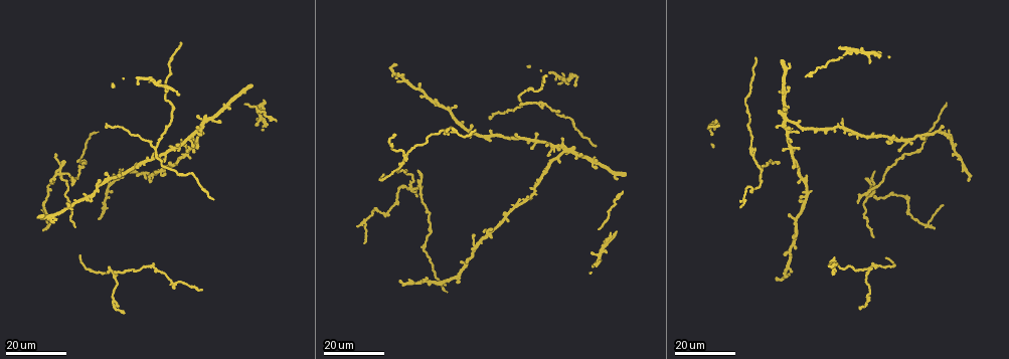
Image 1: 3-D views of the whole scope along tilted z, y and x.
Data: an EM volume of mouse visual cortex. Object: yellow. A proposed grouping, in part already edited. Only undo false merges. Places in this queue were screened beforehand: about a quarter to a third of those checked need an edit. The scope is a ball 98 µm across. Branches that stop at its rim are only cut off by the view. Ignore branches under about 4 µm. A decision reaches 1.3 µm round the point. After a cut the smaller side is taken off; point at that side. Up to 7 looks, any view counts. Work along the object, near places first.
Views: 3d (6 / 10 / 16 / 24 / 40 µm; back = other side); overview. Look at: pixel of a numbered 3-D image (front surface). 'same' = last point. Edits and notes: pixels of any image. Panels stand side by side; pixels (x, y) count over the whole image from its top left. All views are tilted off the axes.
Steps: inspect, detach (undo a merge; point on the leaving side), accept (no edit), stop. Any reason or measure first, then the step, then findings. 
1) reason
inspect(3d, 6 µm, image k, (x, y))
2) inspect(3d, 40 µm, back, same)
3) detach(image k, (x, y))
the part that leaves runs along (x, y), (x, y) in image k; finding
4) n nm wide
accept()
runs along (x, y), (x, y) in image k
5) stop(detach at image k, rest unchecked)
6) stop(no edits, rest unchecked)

three arms meet
inspect(3d, 24 µm, image 1, (521, 105))

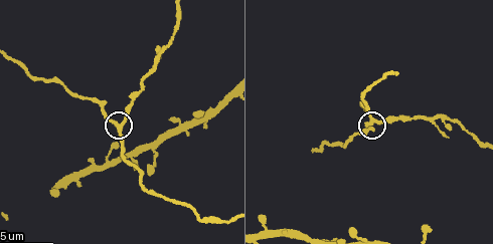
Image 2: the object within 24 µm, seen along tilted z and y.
closer look
inspect(3d, 10 µm, image 2, (371, 120))

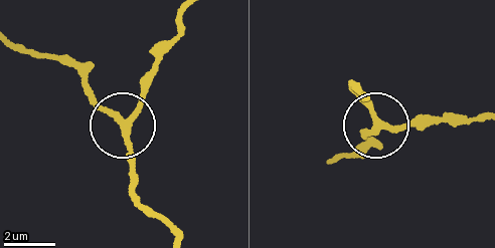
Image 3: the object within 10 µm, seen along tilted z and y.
inspect(3d, 10 µm, back, image 3, (376, 124))

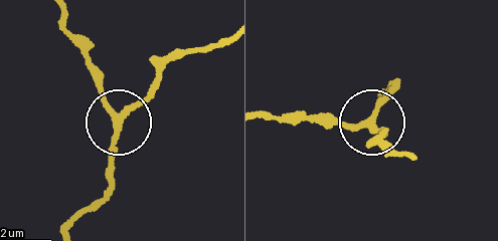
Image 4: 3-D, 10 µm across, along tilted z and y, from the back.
accept()
continuous, no second neuron

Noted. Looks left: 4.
a fork
inspect(3d, 10 µm, image 2, (437, 115))

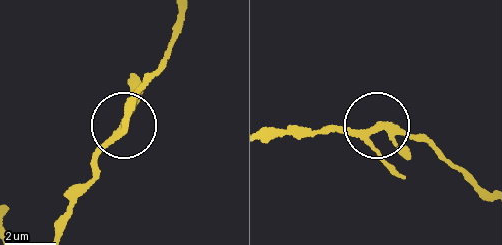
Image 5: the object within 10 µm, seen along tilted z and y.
220 nm wide
accept()
continuous, no second neuron

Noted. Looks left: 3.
four arms meet
inspect(3d, 24 µm, image 1, (869, 269))

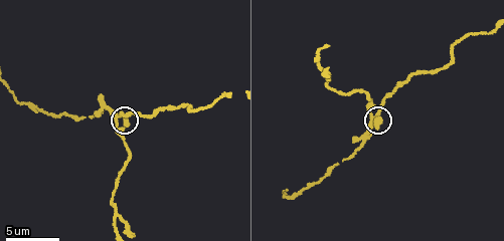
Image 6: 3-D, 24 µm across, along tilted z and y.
inspect(3d, 10 µm, image 6, (376, 114))

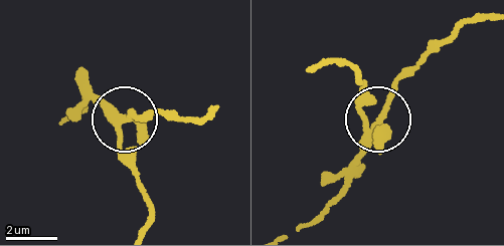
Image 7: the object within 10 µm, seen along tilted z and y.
4 arms
detach(image 7, (150, 137))
the part that leaves runs along (117, 118), (124, 160), (149, 208), (144, 229) in image 7; two neurons meet here

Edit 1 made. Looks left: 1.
stop(detach at image 7, rest unchecked)

